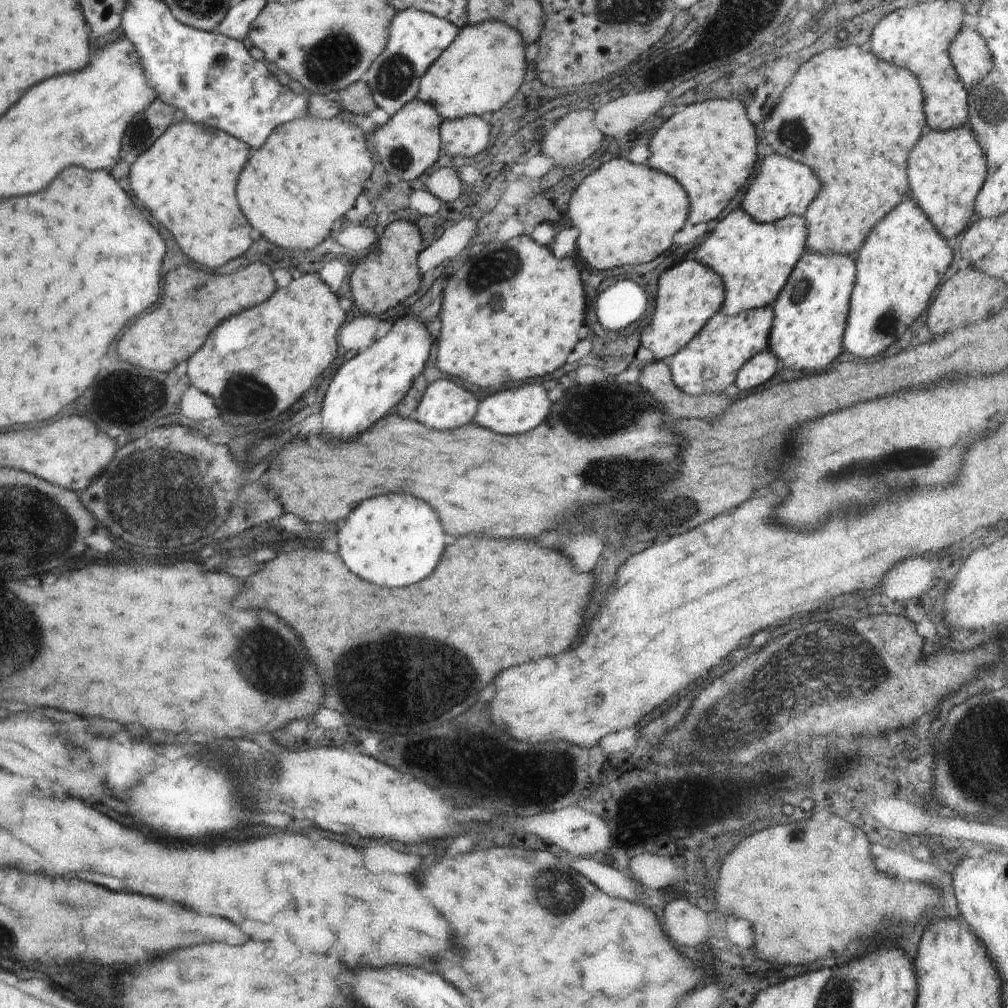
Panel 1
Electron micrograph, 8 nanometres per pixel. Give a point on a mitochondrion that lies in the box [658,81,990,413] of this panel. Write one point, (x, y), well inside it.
(793, 133)

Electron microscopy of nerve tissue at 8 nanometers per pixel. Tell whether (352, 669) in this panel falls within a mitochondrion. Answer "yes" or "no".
yes

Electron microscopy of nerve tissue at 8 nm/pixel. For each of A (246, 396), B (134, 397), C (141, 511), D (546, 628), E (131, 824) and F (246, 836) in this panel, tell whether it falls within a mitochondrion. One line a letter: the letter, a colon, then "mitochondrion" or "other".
A: mitochondrion
B: mitochondrion
C: mitochondrion
D: other
E: other
F: other

